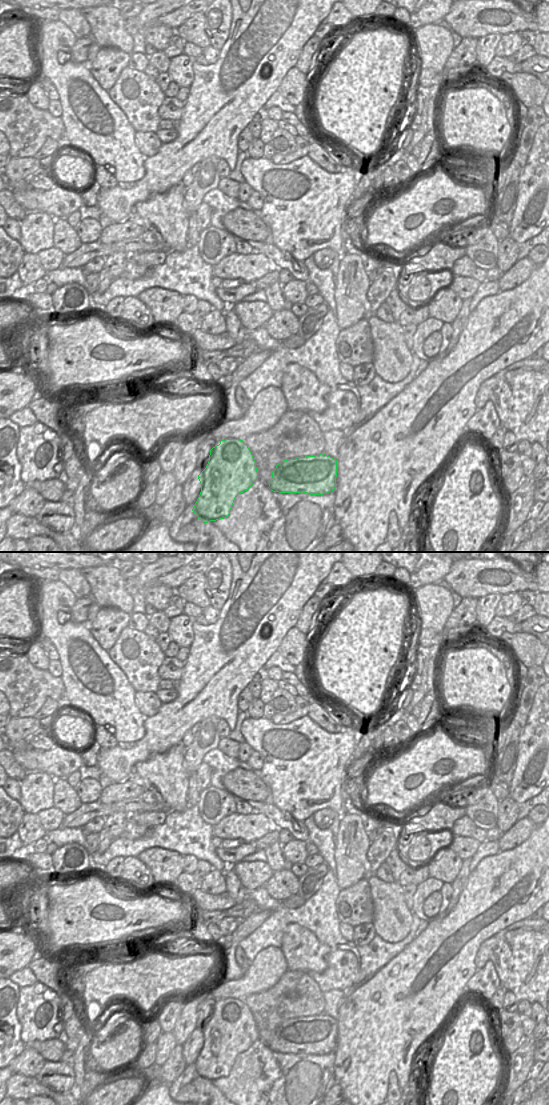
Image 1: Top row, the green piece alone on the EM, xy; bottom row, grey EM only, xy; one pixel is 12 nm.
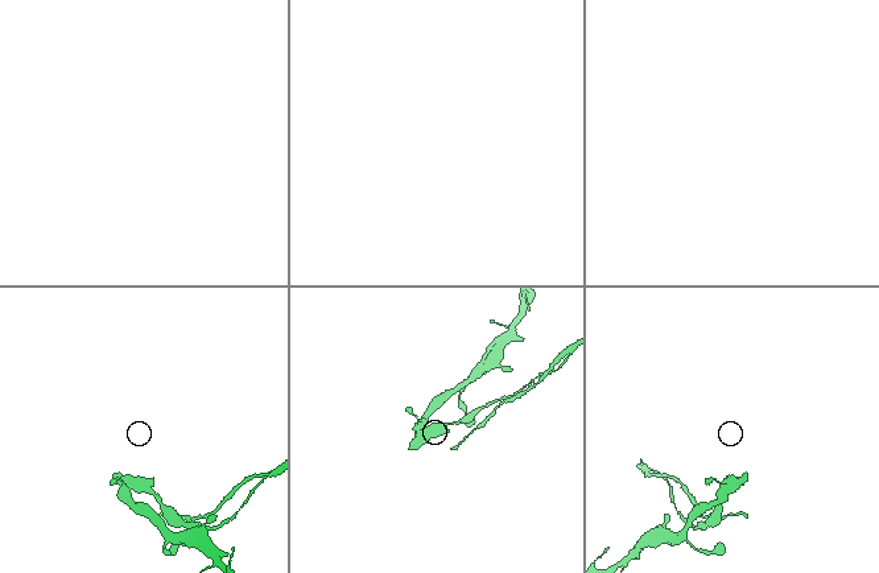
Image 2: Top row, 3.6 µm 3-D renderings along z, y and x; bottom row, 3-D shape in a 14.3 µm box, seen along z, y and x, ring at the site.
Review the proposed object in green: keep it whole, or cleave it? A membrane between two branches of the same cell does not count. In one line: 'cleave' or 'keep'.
cleave

